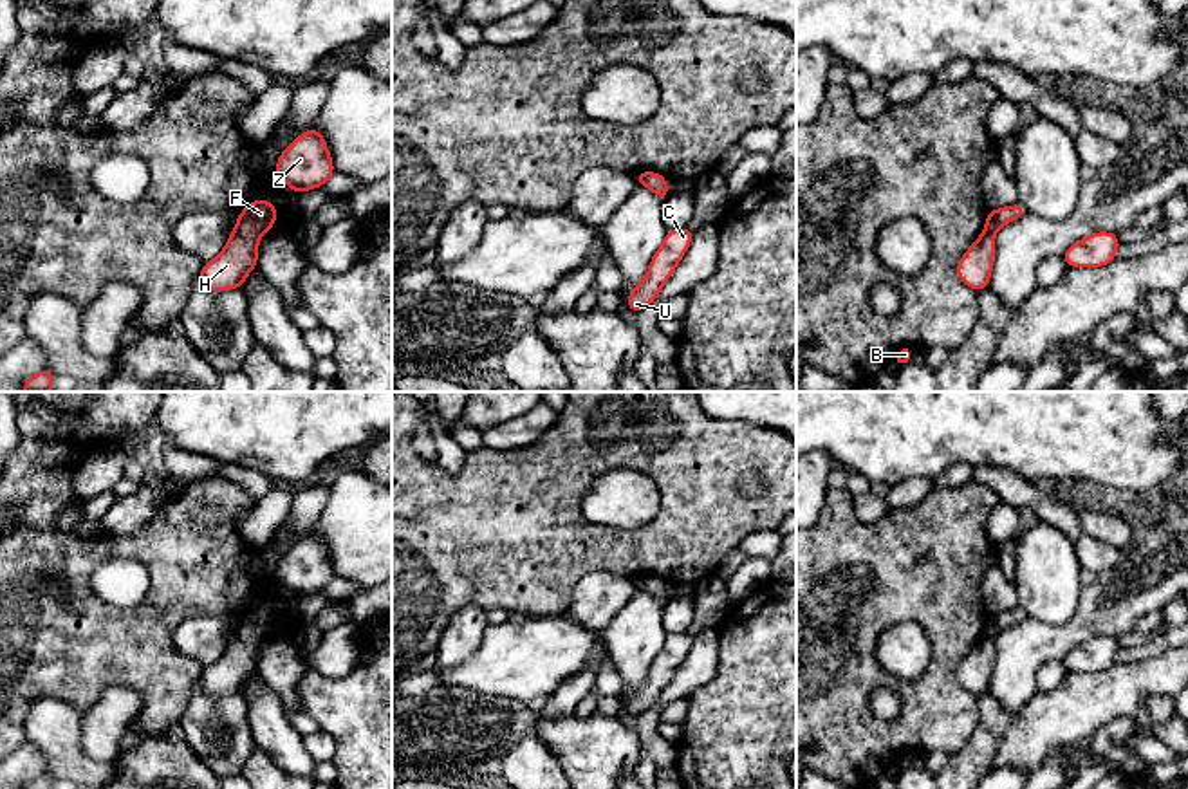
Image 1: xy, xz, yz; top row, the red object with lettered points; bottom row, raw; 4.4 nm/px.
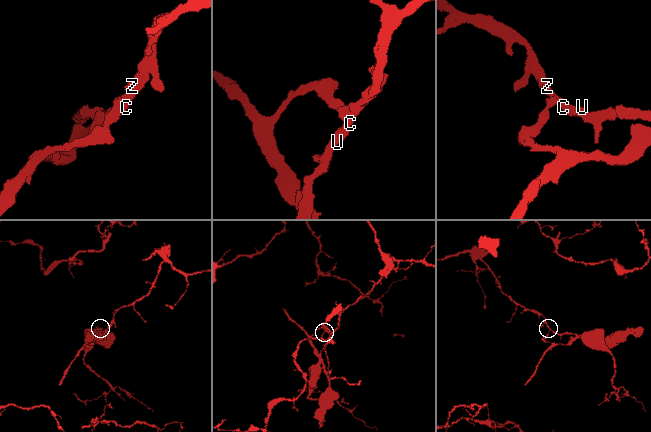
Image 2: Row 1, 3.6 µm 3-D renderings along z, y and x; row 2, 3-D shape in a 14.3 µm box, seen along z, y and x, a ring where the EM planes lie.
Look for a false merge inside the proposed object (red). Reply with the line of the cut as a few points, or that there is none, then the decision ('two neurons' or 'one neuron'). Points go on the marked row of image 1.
cut in xy along (233, 230), (257, 244); two neurons

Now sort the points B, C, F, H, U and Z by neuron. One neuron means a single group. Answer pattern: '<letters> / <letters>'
B H / C F U Z

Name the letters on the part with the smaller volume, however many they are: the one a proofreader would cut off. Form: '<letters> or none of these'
B, H

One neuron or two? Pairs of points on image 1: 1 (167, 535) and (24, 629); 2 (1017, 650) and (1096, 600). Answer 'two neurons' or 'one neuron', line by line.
1: one neuron
2: one neuron

